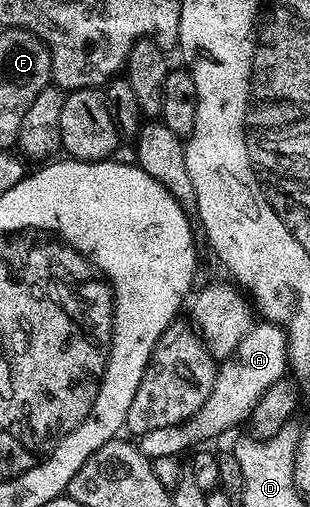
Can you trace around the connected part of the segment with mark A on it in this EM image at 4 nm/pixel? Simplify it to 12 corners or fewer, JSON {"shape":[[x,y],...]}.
{"shape":[[266,320],[220,362],[207,403],[140,434],[150,459],[246,422],[289,368],[289,336]]}

